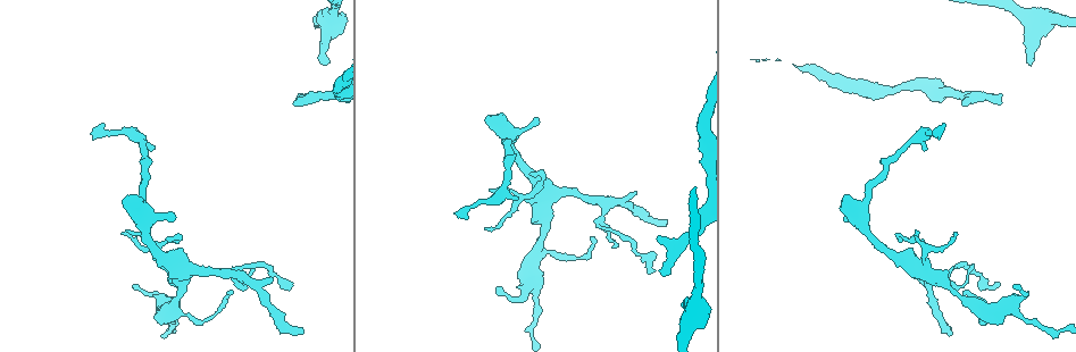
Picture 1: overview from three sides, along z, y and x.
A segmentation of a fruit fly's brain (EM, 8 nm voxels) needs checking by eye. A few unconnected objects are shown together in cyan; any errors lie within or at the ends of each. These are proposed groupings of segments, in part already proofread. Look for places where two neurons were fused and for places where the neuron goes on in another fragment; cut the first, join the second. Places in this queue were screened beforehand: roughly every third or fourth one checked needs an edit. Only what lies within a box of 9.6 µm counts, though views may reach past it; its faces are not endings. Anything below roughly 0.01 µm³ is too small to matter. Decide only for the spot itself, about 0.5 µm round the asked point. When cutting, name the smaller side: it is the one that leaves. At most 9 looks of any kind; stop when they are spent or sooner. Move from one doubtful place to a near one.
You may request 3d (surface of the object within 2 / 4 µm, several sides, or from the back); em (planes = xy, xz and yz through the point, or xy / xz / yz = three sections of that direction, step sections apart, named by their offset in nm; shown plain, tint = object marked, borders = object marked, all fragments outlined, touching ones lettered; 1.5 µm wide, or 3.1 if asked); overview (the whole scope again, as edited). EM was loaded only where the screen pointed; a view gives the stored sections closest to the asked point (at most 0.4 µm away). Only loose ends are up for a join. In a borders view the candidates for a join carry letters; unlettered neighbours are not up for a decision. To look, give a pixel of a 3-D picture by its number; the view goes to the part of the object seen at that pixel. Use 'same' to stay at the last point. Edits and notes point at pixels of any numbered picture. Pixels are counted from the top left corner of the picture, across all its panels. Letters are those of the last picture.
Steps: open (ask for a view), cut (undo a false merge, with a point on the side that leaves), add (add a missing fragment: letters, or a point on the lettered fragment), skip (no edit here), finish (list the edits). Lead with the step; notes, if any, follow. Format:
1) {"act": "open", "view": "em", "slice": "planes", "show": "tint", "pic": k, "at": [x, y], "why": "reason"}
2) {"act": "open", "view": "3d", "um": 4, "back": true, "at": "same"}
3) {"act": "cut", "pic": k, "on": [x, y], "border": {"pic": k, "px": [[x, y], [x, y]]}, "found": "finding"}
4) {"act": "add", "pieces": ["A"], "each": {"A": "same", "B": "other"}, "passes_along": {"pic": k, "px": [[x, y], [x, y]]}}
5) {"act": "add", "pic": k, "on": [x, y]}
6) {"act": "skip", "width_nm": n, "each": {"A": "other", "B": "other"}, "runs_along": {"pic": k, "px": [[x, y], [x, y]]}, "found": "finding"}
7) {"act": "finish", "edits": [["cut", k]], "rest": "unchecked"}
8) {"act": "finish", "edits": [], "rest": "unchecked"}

{"act": "open", "view": "em", "slice": "xz", "step": 8, "show": "borders", "pic": 1, "at": [173, 215], "why": "branch stops here"}

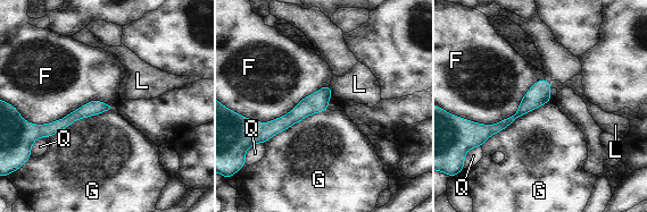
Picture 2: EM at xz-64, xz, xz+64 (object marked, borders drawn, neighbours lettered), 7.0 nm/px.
{"act": "add", "pieces": ["L"], "each": {"F": "other", "G": "other", "L": "same", "Q": "other"}, "passes_along": {"pic": 2, "px": [[316, 102], [331, 91], [359, 84]]}, "found": "it goes on there"}

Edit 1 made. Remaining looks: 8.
{"act": "open", "view": "overview", "why": "see it whole again"}

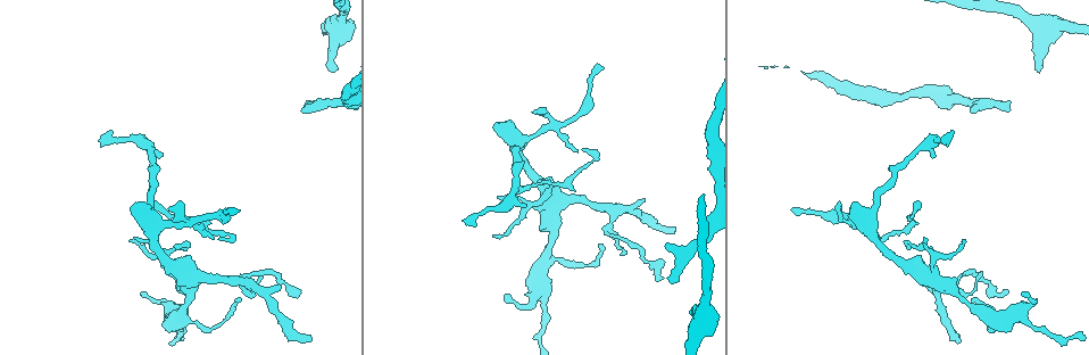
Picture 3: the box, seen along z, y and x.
{"act": "open", "view": "3d", "um": 4, "pic": 3, "at": [494, 236], "why": "tapers out"}

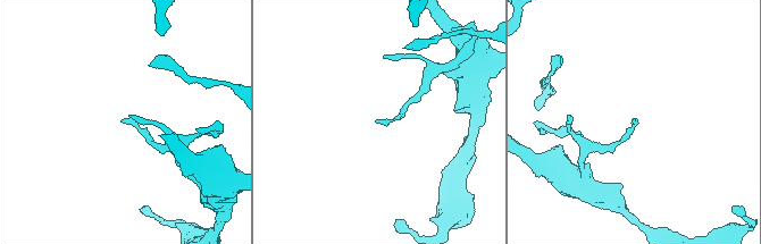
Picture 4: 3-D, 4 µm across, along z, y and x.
{"act": "open", "view": "em", "slice": "xz", "step": 4, "show": "tint", "pic": 4, "at": [376, 120]}

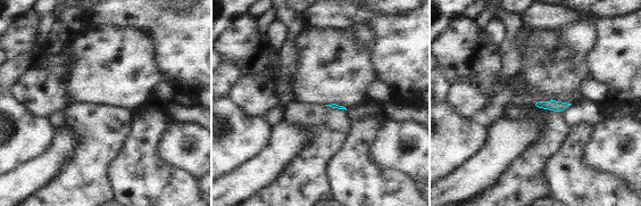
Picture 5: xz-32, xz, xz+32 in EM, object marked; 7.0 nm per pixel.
{"act": "open", "view": "em", "slice": "xz", "step": 4, "show": "borders", "at": "same"}

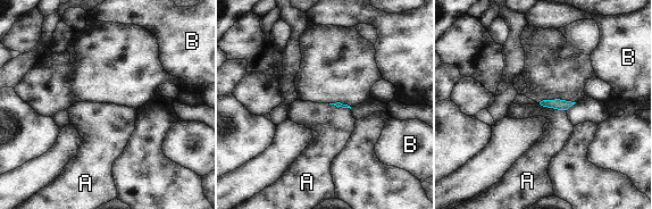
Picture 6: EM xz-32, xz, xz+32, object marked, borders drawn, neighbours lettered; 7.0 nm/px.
{"act": "skip", "longest_contact_nm": ["A", 220], "each": {"A": "other", "B": "other"}, "found": "no lettered fragment goes on from it"}

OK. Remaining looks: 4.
{"act": "open", "view": "3d", "um": 2, "pic": 3, "at": [690, 311]}

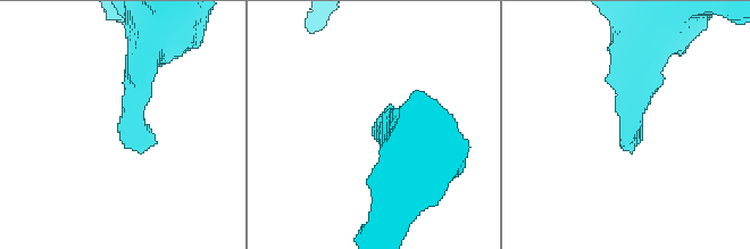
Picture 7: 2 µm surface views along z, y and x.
{"act": "open", "view": "em", "slice": "planes", "show": "borders", "pic": 7, "at": [620, 148]}

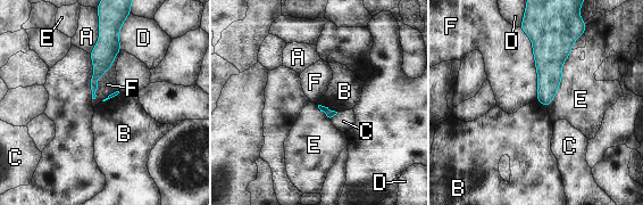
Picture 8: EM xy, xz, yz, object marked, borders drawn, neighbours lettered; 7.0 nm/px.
{"act": "skip", "each": {"A": "other", "B": "other", "C": "other", "D": "other", "E": "other", "F": "other"}, "border": {"pic": 8, "px": [[519, 26], [532, 43], [536, 98]]}, "found": "no lettered fragment goes on from it"}

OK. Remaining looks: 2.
{"act": "open", "view": "em", "slice": "planes", "show": "borders", "pic": 3, "at": [672, 228], "why": "branch stops here"}

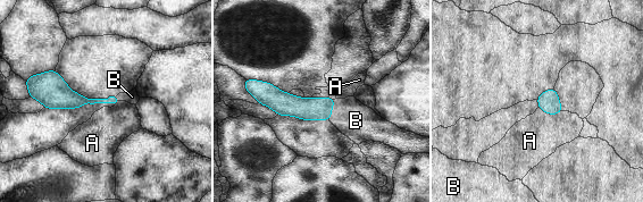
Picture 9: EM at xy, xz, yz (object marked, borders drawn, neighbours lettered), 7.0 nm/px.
{"act": "add", "pieces": ["B"], "each": {"A": "other", "B": "same"}, "passes_along": {"pic": 9, "px": [[315, 108], [332, 108], [356, 120]]}, "found": "it goes on there"}

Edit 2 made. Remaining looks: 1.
{"act": "finish", "edits": [["add", 2], ["add", 9]], "rest": "unchecked"}

